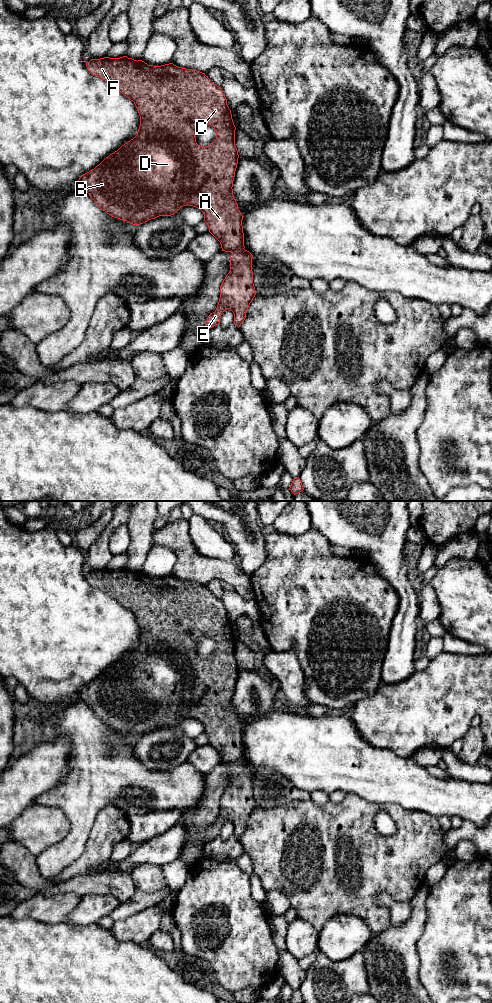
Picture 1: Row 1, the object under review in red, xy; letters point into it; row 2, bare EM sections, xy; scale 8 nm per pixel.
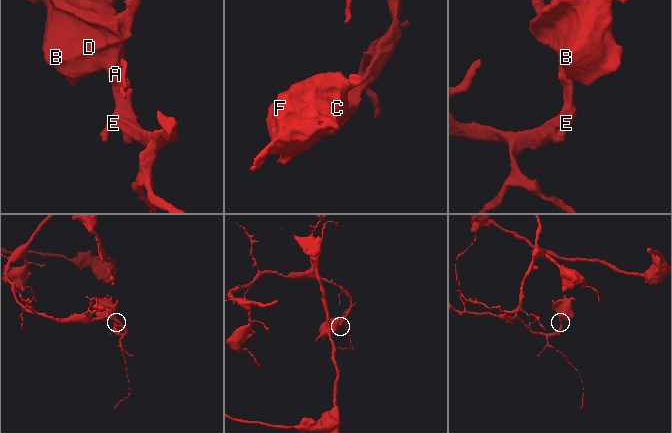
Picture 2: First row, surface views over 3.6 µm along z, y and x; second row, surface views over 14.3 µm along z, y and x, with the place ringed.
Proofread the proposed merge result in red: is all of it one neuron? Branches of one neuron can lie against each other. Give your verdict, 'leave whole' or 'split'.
leave whole

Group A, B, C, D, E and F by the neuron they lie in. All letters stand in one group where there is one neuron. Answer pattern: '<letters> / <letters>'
A B C D E F

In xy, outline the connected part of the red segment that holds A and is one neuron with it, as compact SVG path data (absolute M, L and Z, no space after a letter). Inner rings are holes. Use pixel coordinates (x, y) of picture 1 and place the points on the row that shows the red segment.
M127 56L91 59L86 67L92 75L109 82L134 102L140 116L140 126L133 139L106 157L94 169L83 174L78 180L78 187L85 190L107 214L133 225L143 224L159 216L174 215L187 205L200 209L209 232L220 242L222 251L232 253L230 271L220 286L217 308L208 316L205 329L220 324L221 315L227 309L233 312L234 324L239 328L246 318L256 290L253 283L253 255L244 249L243 215L238 209L232 189L239 158L235 146L236 127L221 87L214 84L205 73L197 70L178 67L173 63L153 66ZM203 124L213 126L216 131L216 139L205 147L198 145L195 138L197 129Z

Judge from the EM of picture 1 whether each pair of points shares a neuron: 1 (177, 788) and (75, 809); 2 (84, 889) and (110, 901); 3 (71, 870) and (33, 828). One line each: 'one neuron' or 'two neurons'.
1: one neuron
2: two neurons
3: two neurons

